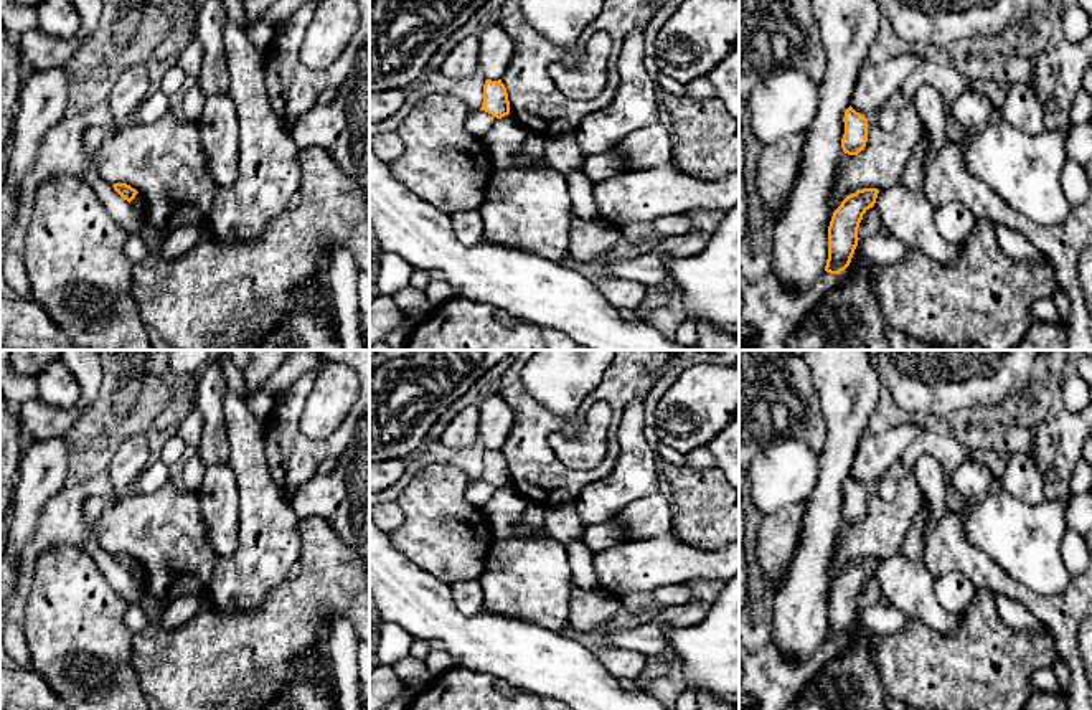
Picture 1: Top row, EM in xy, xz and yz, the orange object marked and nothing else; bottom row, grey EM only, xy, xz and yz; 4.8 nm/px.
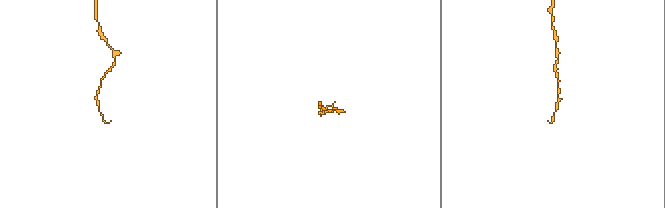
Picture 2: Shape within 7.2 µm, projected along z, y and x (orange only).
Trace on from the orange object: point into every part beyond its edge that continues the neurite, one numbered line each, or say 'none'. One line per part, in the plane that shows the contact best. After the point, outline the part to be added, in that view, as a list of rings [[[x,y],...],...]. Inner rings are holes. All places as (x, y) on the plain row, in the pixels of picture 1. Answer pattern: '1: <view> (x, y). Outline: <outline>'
none

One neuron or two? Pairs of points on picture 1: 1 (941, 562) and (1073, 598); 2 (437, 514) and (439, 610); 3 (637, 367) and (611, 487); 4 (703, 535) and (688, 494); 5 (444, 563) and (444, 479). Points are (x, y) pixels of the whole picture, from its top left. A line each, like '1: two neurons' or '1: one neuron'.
1: one neuron
2: two neurons
3: two neurons
4: one neuron
5: one neuron

